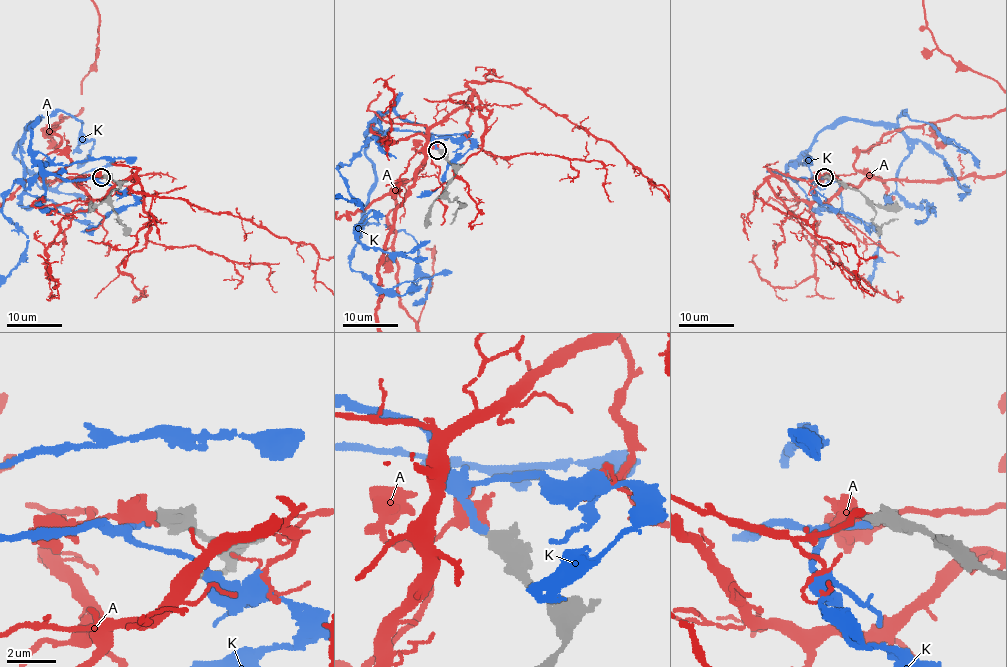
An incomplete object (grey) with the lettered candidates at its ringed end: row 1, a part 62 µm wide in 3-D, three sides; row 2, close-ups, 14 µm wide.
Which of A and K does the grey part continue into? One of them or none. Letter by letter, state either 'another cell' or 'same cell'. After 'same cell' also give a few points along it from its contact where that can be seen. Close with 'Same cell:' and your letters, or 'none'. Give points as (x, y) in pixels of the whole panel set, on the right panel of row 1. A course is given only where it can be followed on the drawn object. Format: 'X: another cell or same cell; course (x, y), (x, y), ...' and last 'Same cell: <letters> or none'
A: another cell
K: same cell
Same cell: K

